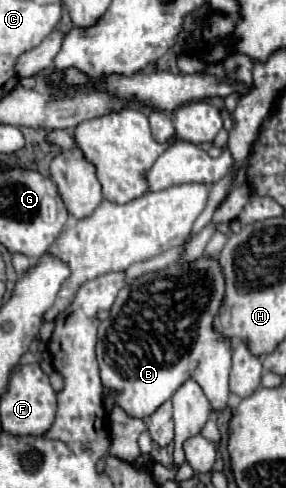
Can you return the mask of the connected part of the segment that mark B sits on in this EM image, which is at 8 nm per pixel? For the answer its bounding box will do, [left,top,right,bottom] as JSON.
[96,257,232,419]

